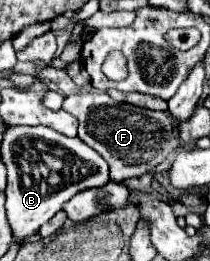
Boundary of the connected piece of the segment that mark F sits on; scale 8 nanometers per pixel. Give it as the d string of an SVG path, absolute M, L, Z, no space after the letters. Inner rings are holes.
M89 92L89 94L73 94L67 96L63 102L63 110L73 114L79 120L79 138L89 144L93 150L97 150L107 162L111 162L111 180L113 182L123 182L133 176L143 176L151 172L155 166L161 164L161 152L167 148L175 150L181 146L181 130L171 118L169 112L155 112L155 110L145 110L137 108L131 104L115 104L105 92Z

